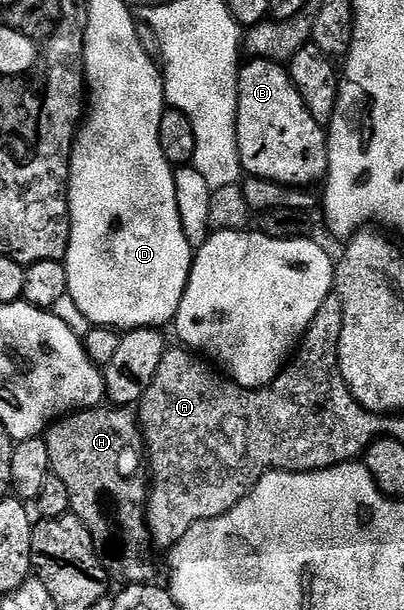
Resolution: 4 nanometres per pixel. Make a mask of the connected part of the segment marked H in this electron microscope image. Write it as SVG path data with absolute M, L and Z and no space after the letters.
M98 407L95 409L82 409L78 412L68 414L56 421L45 430L43 436L47 443L47 451L51 455L51 471L59 479L63 479L67 486L67 495L71 495L70 510L74 517L79 518L83 527L92 535L93 542L97 548L97 554L101 556L103 567L107 570L110 578L121 580L121 583L130 585L144 585L152 582L153 577L153 557L149 554L151 550L151 538L149 536L149 523L145 519L145 509L149 506L150 478L147 476L147 454L145 452L145 437L141 433L141 423L138 414L129 407Z

